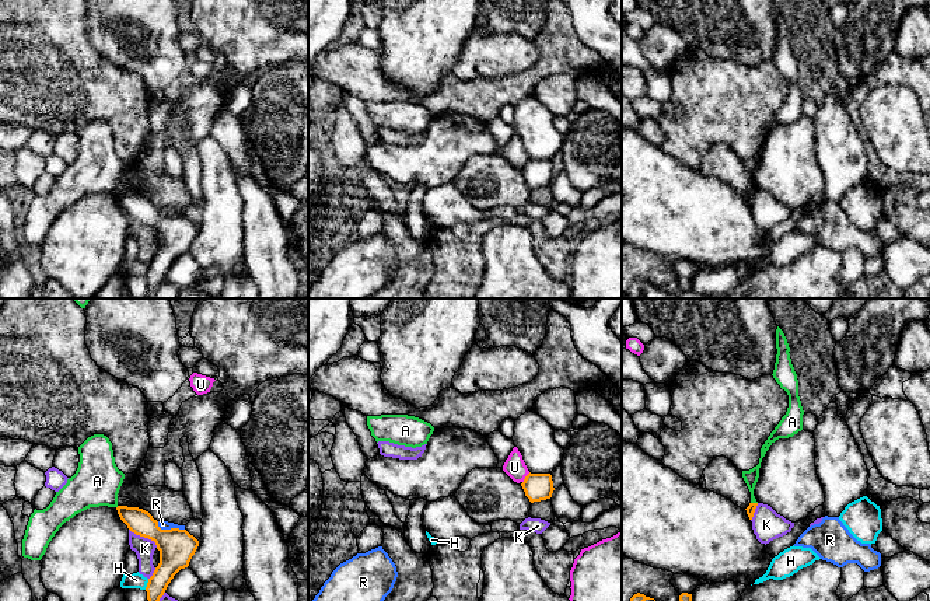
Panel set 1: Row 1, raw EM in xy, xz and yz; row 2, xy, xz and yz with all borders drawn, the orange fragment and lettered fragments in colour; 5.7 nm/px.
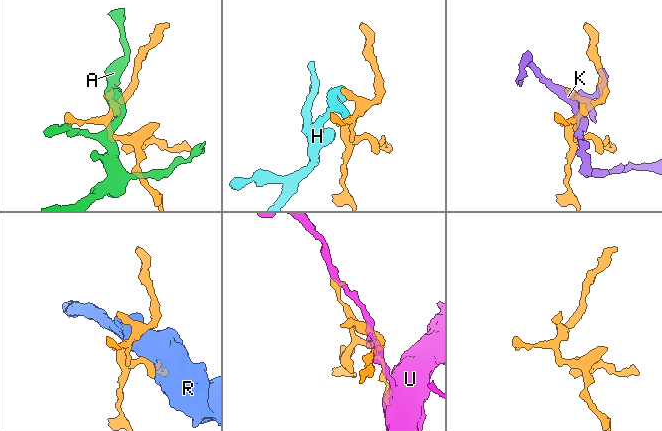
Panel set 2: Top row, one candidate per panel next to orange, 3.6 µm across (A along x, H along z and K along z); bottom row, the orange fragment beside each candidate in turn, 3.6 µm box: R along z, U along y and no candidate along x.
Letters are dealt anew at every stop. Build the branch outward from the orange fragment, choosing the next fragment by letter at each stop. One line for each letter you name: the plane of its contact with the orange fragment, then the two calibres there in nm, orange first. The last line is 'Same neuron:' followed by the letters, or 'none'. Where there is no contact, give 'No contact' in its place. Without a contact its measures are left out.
Same neuron: none

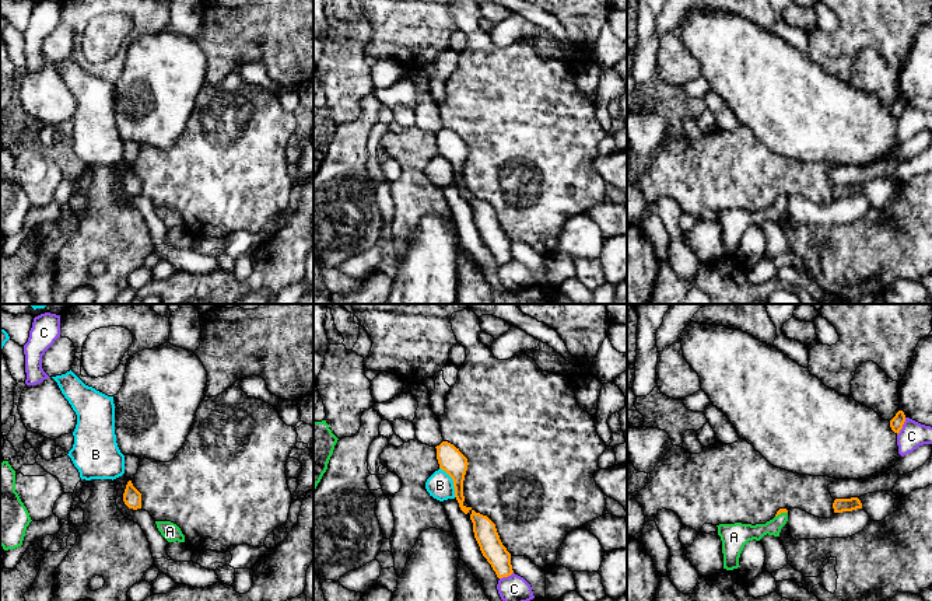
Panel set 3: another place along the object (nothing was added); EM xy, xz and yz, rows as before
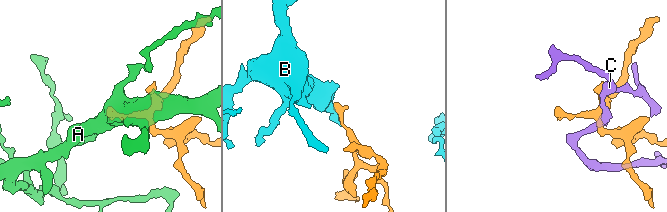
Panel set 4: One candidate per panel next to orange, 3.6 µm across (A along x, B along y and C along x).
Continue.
A: Touches orange in yz. Thickness 30 nm (orange) against 110 nm
Same neuron: A

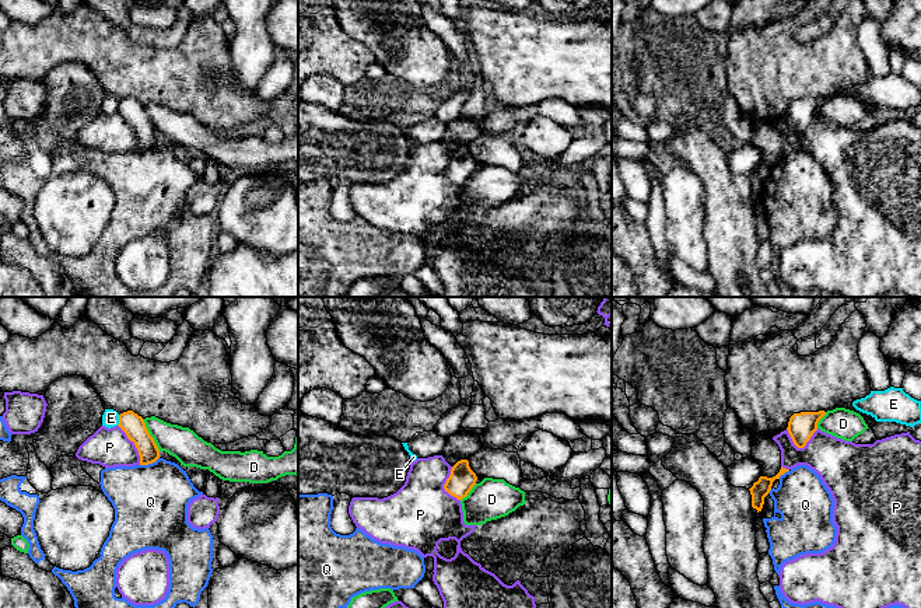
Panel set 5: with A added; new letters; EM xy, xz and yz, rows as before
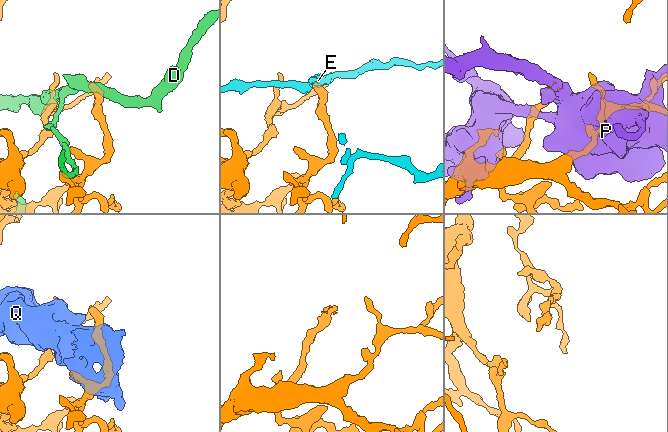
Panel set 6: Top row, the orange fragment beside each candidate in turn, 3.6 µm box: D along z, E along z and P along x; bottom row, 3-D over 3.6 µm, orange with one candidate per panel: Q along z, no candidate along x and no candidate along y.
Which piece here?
Same neuron: none

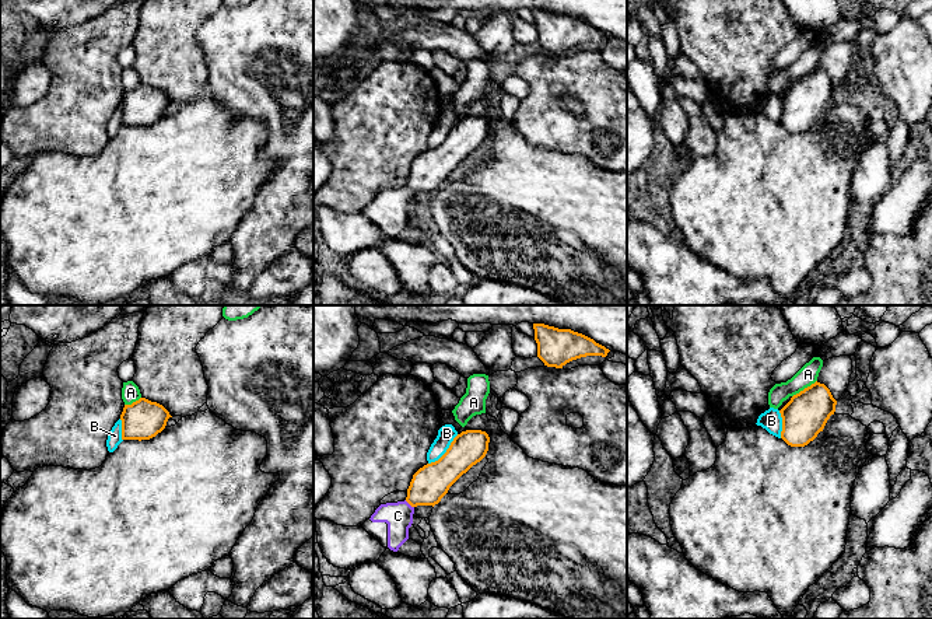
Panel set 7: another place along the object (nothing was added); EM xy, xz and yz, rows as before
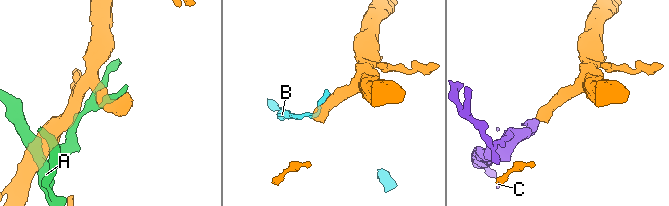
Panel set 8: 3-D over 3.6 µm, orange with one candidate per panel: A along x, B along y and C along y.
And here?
C: Touches orange in xz. Thickness 220 nm (orange) against 160 nm
Same neuron: C

